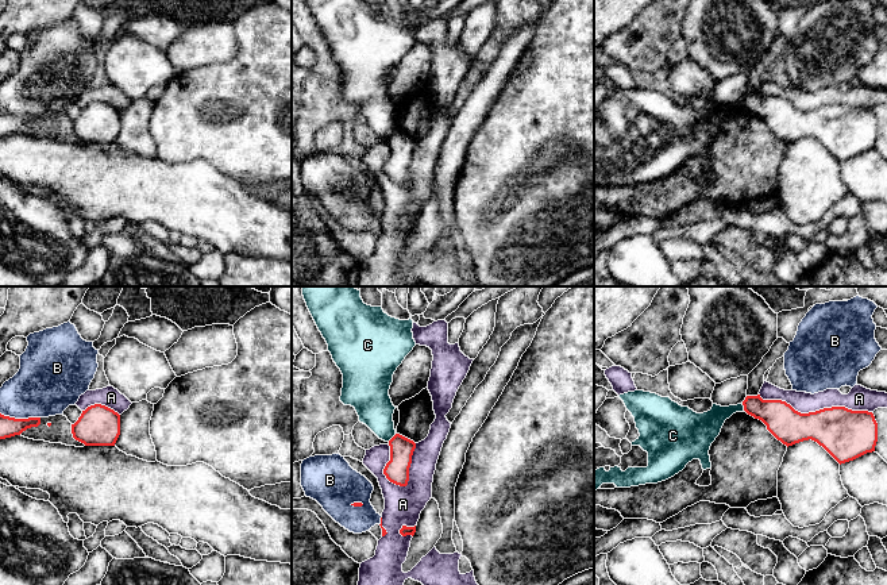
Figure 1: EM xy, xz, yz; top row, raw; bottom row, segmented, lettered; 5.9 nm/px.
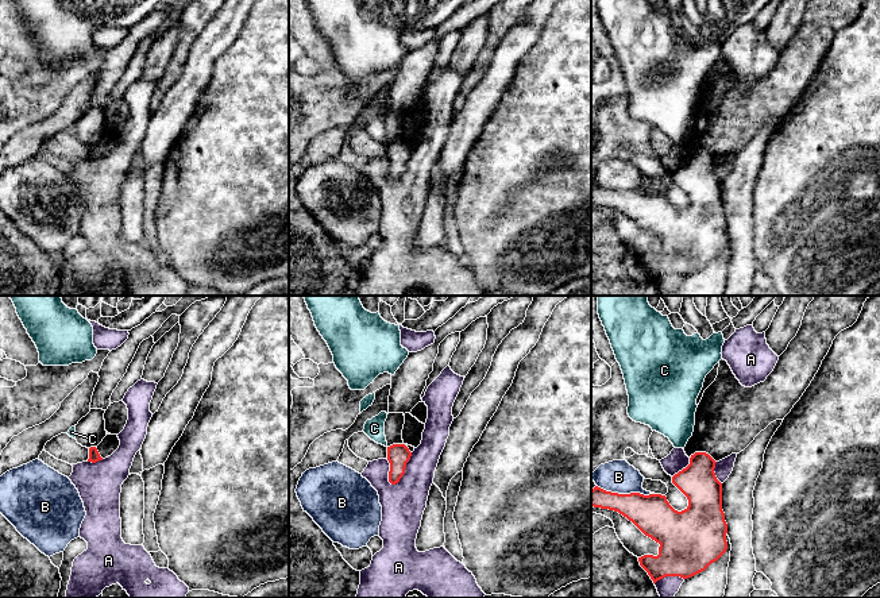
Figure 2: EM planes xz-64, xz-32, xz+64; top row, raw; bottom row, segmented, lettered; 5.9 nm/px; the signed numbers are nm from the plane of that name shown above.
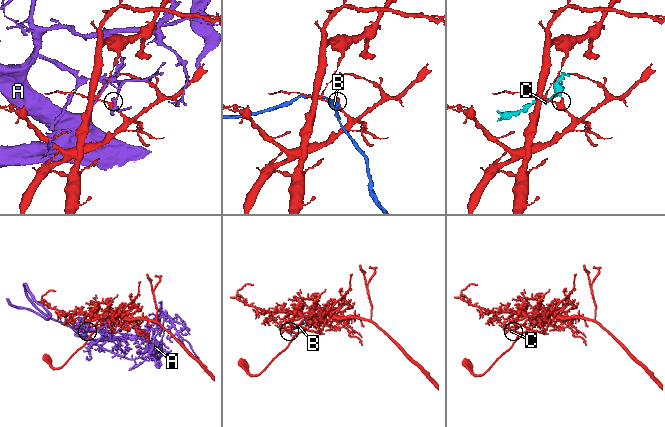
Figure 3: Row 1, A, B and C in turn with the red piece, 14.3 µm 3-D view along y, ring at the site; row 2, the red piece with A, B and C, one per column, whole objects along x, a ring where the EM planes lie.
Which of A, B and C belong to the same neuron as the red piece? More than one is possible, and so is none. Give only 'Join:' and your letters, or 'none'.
Join: none

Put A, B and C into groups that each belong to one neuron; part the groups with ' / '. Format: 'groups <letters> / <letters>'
groups A / B / C

